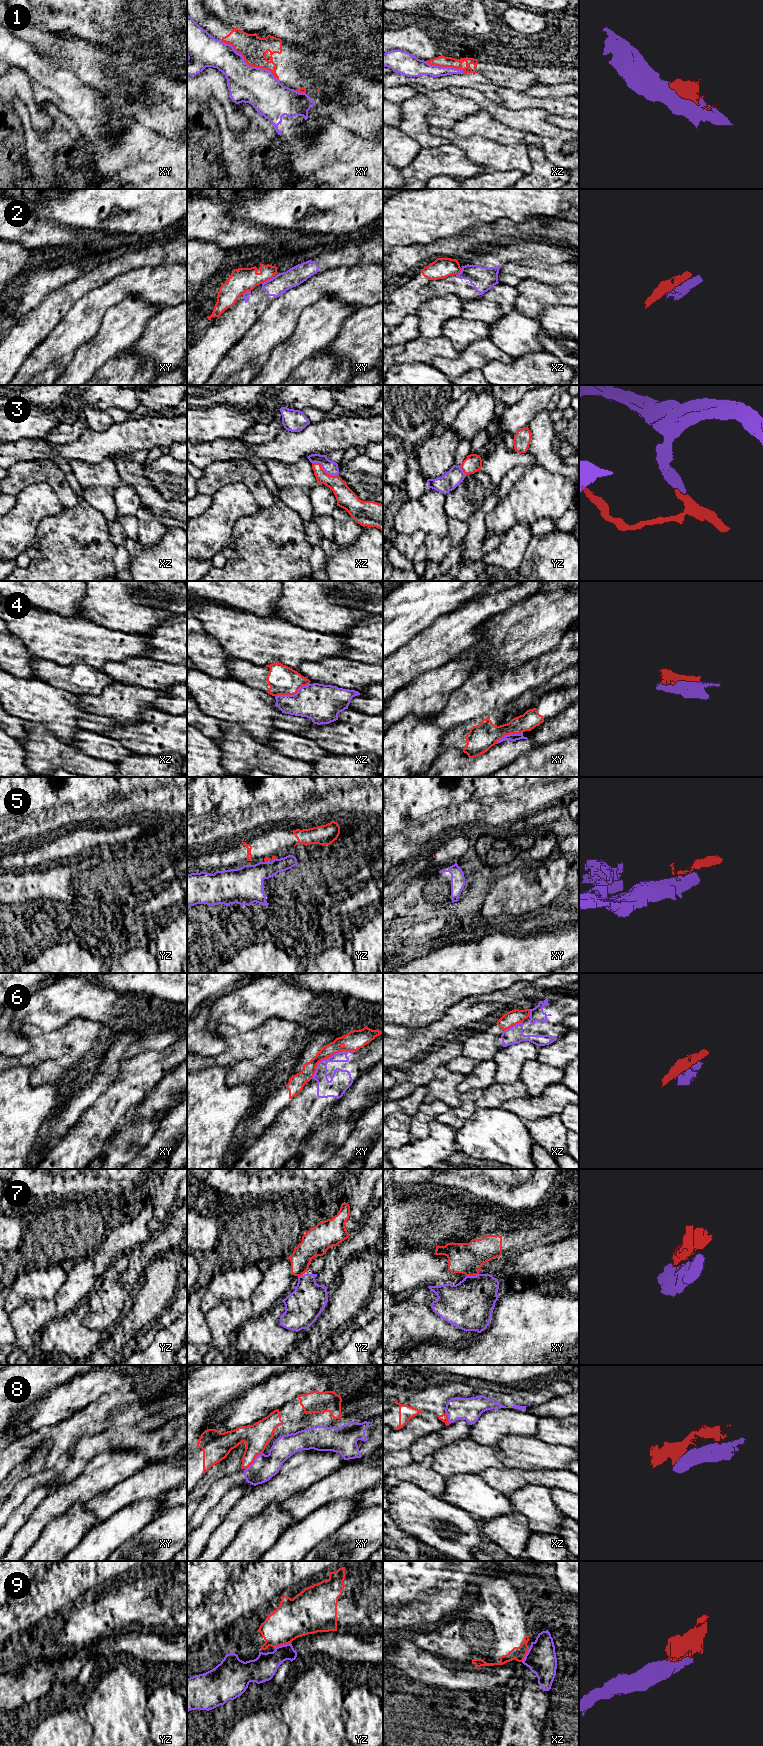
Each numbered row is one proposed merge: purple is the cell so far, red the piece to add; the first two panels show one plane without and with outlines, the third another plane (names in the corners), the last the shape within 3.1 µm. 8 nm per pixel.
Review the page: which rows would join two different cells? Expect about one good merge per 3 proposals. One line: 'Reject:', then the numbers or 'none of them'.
Reject: 1, 2, 4, 5, 6, 7, 8, 9

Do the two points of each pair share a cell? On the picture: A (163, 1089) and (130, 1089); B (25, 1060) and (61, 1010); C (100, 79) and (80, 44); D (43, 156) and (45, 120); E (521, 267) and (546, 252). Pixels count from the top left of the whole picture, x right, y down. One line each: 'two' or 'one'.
A: two
B: two
C: one
D: two
E: two

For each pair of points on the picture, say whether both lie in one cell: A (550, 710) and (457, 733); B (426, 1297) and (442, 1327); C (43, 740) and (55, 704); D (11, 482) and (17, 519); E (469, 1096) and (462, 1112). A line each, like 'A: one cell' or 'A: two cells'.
A: one cell
B: one cell
C: two cells
D: two cells
E: one cell

